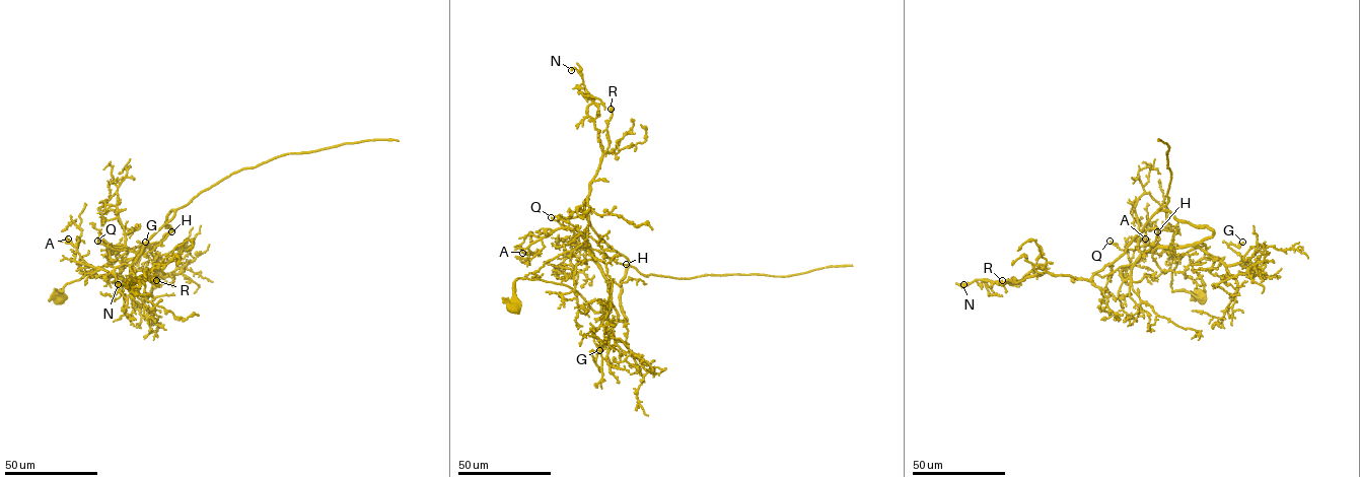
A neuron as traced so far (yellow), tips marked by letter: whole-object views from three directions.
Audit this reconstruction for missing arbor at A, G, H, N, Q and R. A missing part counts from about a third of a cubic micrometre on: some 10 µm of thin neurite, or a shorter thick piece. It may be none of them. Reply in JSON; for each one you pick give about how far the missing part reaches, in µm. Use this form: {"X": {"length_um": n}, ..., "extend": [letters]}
{"Q": {"length_um": 10}, "extend": ["Q"]}

